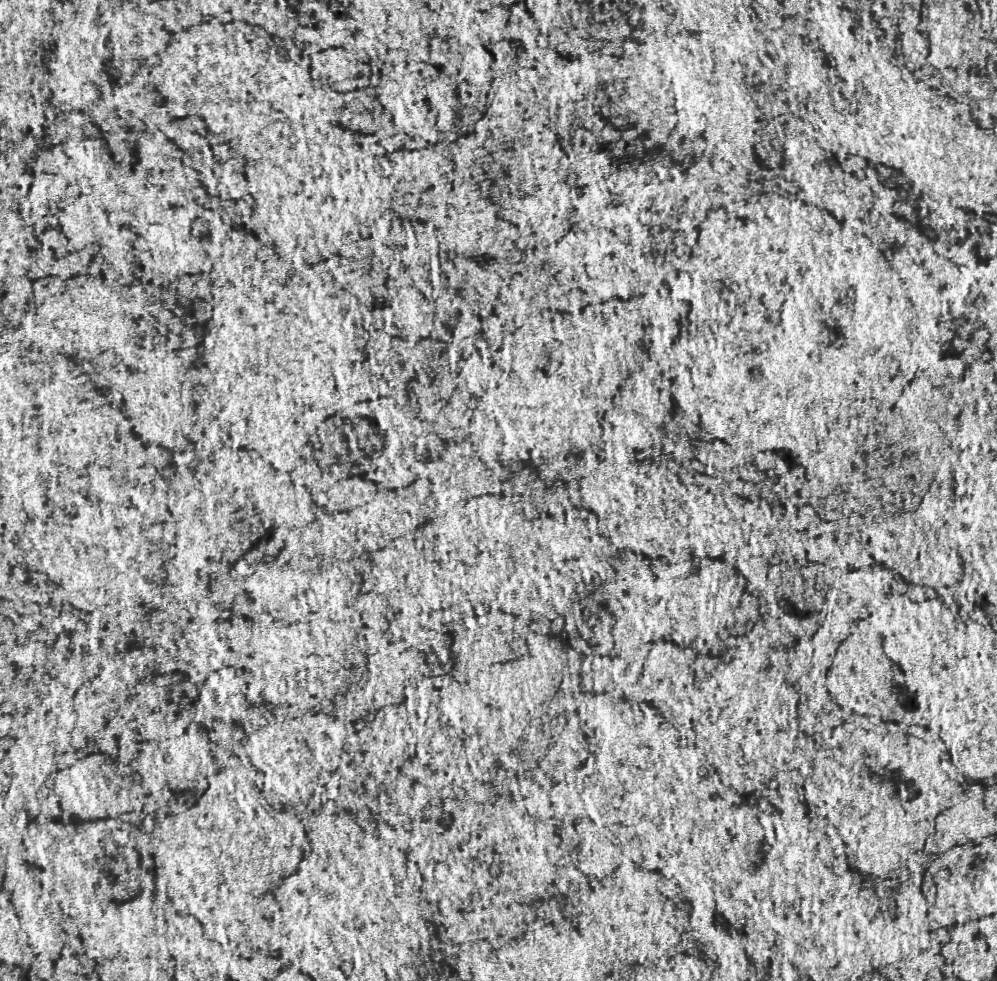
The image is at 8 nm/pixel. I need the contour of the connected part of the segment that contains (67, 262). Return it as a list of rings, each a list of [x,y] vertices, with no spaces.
[[[68,252],[64,254],[62,258],[58,258],[54,264],[52,264],[52,274],[66,280],[66,278],[72,278],[76,274],[76,252]]]

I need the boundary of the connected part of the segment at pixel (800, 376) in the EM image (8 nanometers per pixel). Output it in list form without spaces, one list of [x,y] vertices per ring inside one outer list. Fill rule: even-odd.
[[[776,192],[758,194],[746,202],[728,202],[710,212],[710,216],[696,228],[696,236],[688,246],[688,260],[684,270],[690,274],[692,282],[700,284],[702,294],[706,294],[708,308],[704,310],[702,318],[690,318],[674,338],[670,346],[672,354],[672,402],[682,410],[682,414],[698,426],[706,430],[714,438],[732,444],[732,446],[748,446],[754,450],[766,448],[790,448],[804,454],[810,454],[824,432],[832,428],[840,428],[848,424],[856,416],[856,410],[866,404],[878,390],[884,388],[888,378],[896,372],[900,364],[900,356],[908,344],[908,322],[910,322],[910,308],[906,312],[906,284],[890,266],[882,248],[872,246],[868,236],[844,218],[834,216],[832,212],[800,200],[798,196],[780,196]]]

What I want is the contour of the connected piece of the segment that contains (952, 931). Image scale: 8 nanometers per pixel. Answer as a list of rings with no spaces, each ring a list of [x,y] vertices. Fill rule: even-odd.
[[[968,922],[968,924],[956,924],[956,926],[952,926],[952,928],[946,928],[948,930],[948,934],[950,934],[950,938],[954,940],[954,942],[958,942],[958,944],[966,944],[966,942],[970,942],[978,932],[980,932],[980,928],[978,928],[978,922]]]

